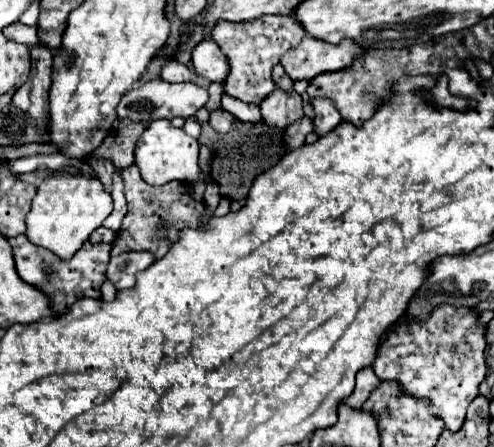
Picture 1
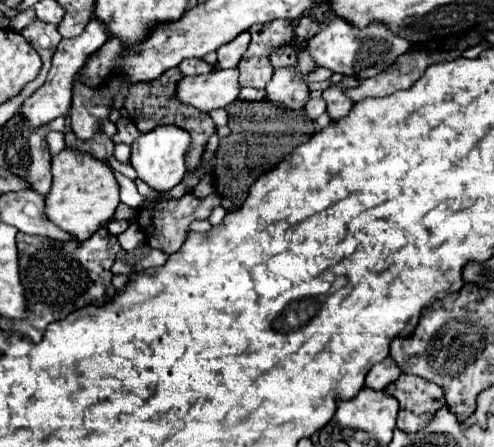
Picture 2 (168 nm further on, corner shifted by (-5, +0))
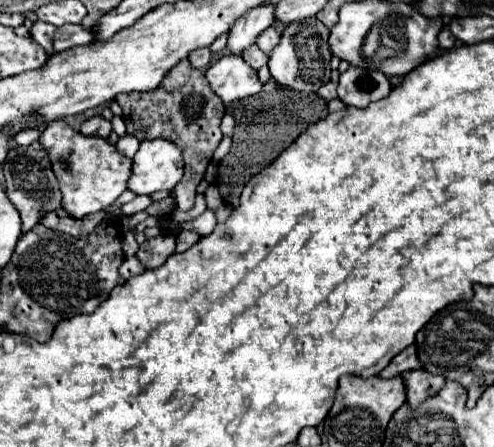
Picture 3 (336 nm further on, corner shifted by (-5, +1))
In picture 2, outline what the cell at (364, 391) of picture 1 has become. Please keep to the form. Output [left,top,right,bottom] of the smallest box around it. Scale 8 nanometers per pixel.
[366,356,402,390]

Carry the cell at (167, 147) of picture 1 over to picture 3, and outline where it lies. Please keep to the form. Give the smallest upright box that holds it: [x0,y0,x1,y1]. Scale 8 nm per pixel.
[128,139,182,195]

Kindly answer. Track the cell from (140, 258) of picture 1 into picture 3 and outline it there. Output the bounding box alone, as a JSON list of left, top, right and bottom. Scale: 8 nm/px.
[136,233,176,269]

